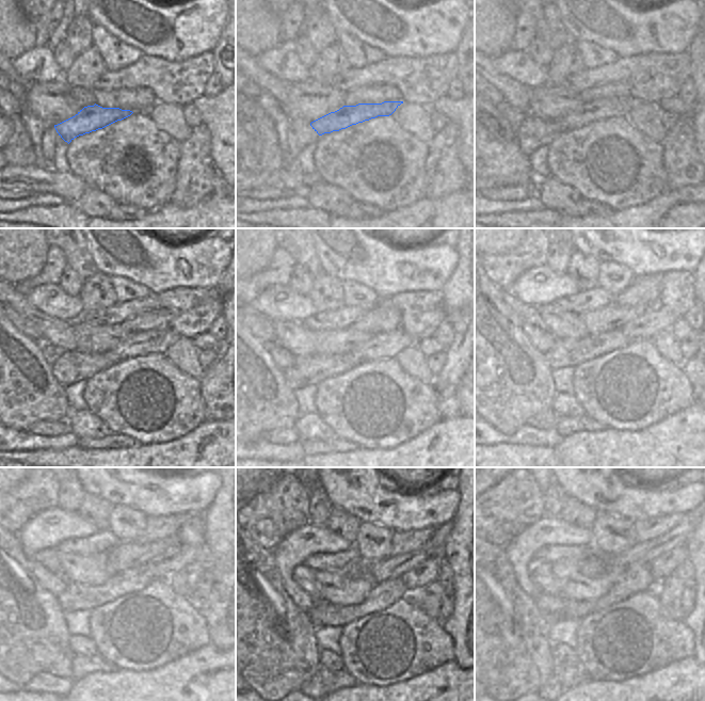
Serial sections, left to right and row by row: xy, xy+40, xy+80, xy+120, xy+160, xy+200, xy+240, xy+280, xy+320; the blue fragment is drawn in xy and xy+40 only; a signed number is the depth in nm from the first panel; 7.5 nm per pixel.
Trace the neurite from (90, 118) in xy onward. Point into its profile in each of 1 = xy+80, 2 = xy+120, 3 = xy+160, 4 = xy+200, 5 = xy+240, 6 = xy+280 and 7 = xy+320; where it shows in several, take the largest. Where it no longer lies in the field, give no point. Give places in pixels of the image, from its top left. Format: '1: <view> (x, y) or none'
1: xy+80 (601, 109)
2: xy+120 (141, 344)
3: xy+160 (382, 345)
4: xy+200 (630, 343)
5: xy+240 (171, 578)
6: xy+280 (411, 578)
7: xy+320 (674, 557)

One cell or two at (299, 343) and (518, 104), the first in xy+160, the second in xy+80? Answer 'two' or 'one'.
one

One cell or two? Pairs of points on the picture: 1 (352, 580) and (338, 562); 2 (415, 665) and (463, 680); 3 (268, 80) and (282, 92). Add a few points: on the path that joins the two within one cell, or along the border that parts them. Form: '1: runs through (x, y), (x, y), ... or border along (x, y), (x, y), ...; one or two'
1: border along (358, 557), (350, 559), (340, 568), (317, 571); two
2: border along (452, 658), (406, 679); two
3: runs through (271, 83), (278, 90); one

